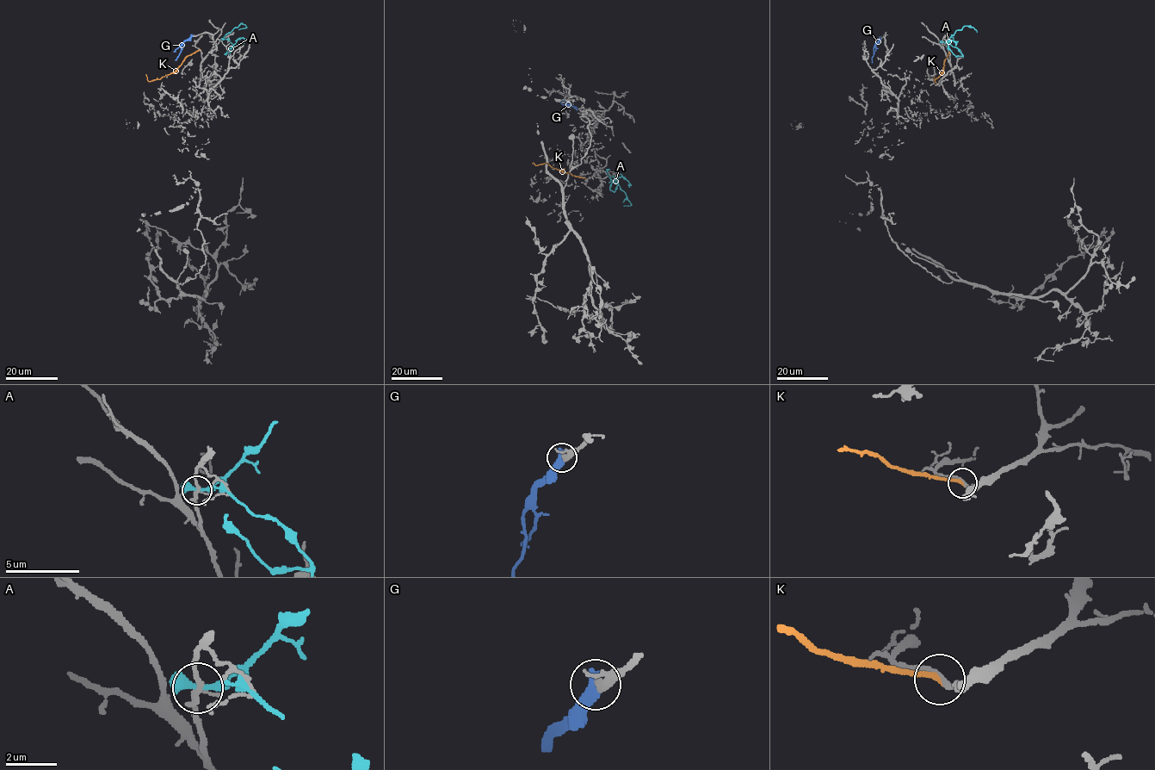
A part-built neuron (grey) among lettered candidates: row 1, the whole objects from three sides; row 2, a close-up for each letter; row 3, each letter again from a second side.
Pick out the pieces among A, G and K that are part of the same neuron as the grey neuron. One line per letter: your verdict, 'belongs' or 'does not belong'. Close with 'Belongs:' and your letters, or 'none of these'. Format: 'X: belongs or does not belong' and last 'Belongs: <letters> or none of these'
A: does not belong
G: belongs
K: does not belong
Belongs: G

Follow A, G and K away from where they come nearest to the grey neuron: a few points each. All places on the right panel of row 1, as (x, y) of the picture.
A: (942, 42), (947, 40), (955, 46), (961, 56), (955, 56), (948, 44), (953, 40), (955, 45)
G: (880, 38), (873, 47), (872, 62)
K: (949, 52), (943, 71), (935, 80), (935, 83), (935, 76)

